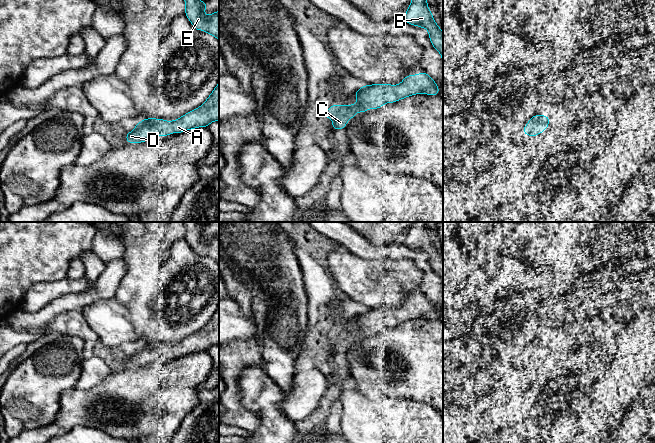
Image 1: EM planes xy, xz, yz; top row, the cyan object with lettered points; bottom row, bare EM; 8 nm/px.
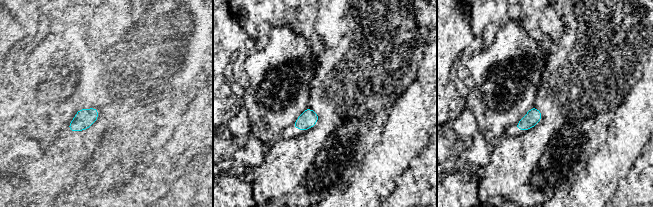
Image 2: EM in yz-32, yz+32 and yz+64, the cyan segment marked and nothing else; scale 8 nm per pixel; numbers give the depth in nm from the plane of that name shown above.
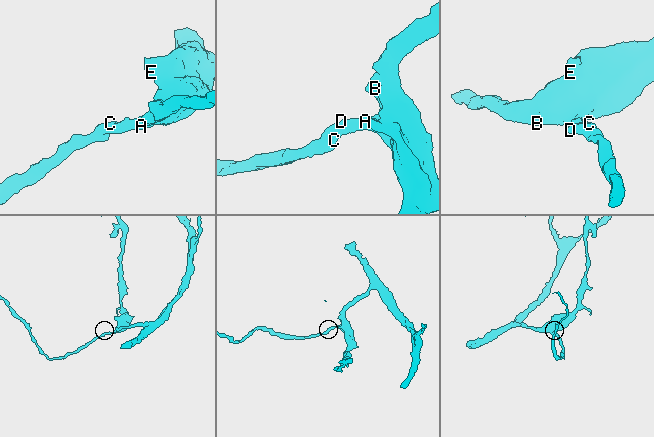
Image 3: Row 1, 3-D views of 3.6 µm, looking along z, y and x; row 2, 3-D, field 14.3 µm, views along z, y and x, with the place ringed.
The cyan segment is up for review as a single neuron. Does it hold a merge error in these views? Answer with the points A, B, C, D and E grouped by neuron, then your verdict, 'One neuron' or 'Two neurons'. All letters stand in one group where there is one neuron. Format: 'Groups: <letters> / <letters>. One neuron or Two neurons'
Groups: A B C D E. One neuron

